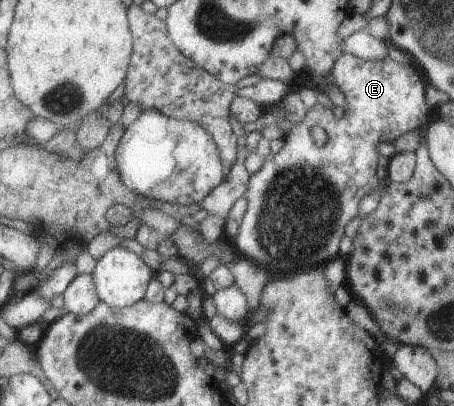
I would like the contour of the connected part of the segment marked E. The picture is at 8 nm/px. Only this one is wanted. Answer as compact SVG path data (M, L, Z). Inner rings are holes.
M344 52L341 54L332 65L332 76L334 85L339 88L342 93L342 99L346 103L345 108L348 111L327 109L322 107L318 103L314 107L307 109L306 114L302 121L298 125L292 126L288 135L283 139L286 143L279 152L272 154L269 153L264 157L264 163L262 167L256 171L254 174L250 175L248 179L248 190L244 193L244 198L247 200L247 207L245 213L241 216L239 220L238 233L234 237L234 243L237 253L241 257L247 259L251 258L252 262L258 263L258 266L266 267L266 270L271 276L275 274L292 274L297 270L304 270L305 268L310 268L313 266L325 265L328 261L331 261L339 257L338 245L339 239L343 234L343 227L345 224L357 214L357 203L370 191L373 191L379 186L380 179L375 175L375 169L377 169L377 159L379 159L379 154L377 154L375 146L378 143L390 142L399 137L402 133L414 130L423 129L427 125L427 109L425 106L425 85L421 81L421 77L415 73L411 65L405 66L400 65L396 61L391 60L389 57L383 59L383 61L375 60L364 60L358 58L354 53ZM313 125L319 125L323 131L325 131L327 140L323 146L315 146L313 143L313 138L311 138L311 127Z

